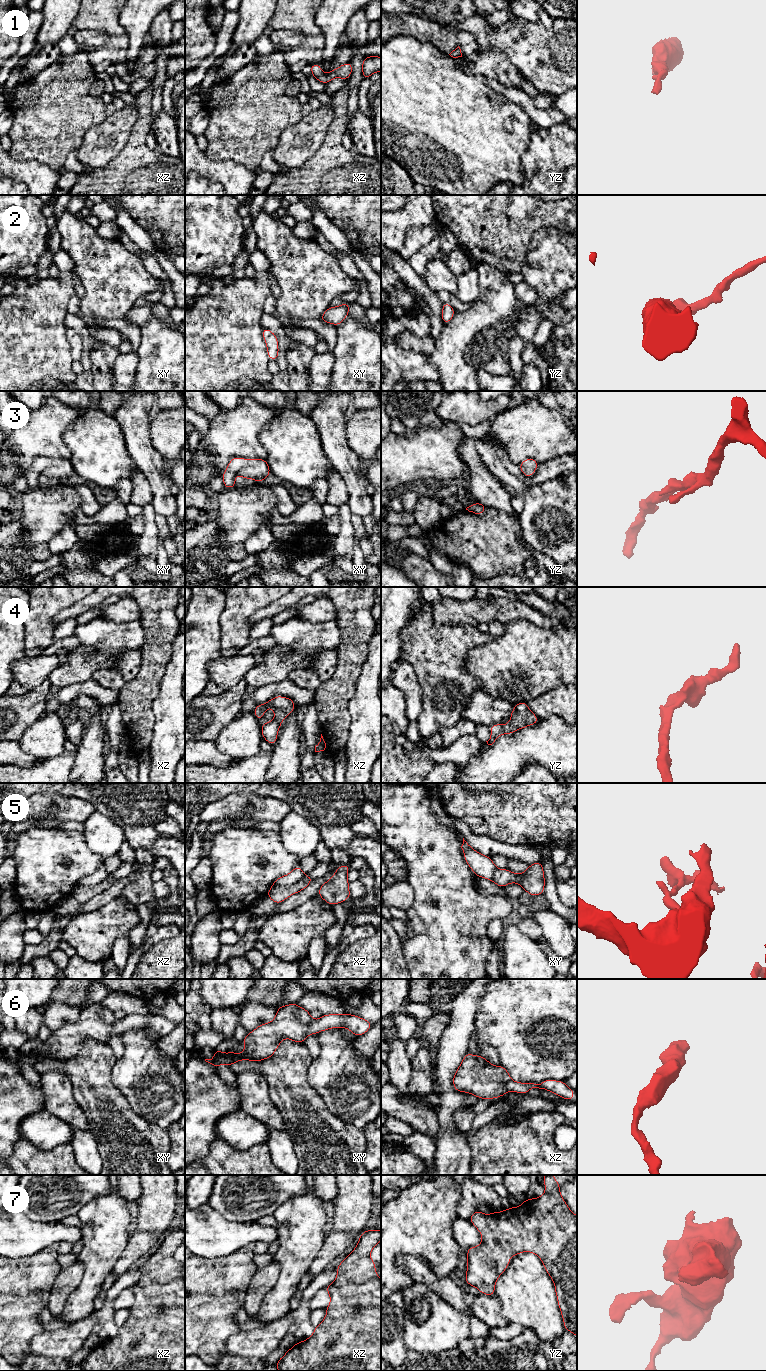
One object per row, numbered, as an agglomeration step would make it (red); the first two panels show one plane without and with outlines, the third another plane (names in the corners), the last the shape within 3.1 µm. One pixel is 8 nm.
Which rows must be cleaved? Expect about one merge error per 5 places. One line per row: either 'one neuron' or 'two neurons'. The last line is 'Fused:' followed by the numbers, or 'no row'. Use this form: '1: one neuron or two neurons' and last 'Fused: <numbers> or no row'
1: one neuron
2: one neuron
3: one neuron
4: one neuron
5: two neurons
6: one neuron
7: one neuron
Fused: 5

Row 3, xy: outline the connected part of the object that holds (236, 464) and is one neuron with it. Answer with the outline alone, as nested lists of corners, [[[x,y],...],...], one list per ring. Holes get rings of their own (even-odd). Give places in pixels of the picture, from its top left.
[[[235,457],[230,460],[222,479],[225,488],[230,489],[236,486],[235,477],[237,475],[242,476],[244,479],[254,479],[256,482],[263,482],[270,473],[266,459],[246,460],[241,457]]]

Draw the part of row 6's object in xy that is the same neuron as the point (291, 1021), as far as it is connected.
[[[292,1003],[277,1008],[272,1022],[261,1024],[253,1032],[249,1032],[242,1041],[245,1050],[241,1054],[223,1053],[215,1049],[214,1058],[205,1059],[205,1061],[216,1069],[221,1064],[231,1066],[242,1060],[263,1061],[273,1056],[285,1038],[304,1043],[307,1036],[332,1028],[346,1028],[359,1037],[365,1034],[372,1025],[370,1021],[347,1013],[321,1015],[318,1020],[314,1020],[309,1011]]]

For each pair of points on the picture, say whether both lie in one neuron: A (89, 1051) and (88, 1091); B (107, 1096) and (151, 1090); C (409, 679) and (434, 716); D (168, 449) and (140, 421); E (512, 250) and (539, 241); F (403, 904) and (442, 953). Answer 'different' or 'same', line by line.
A: same
B: different
C: different
D: different
E: different
F: different

